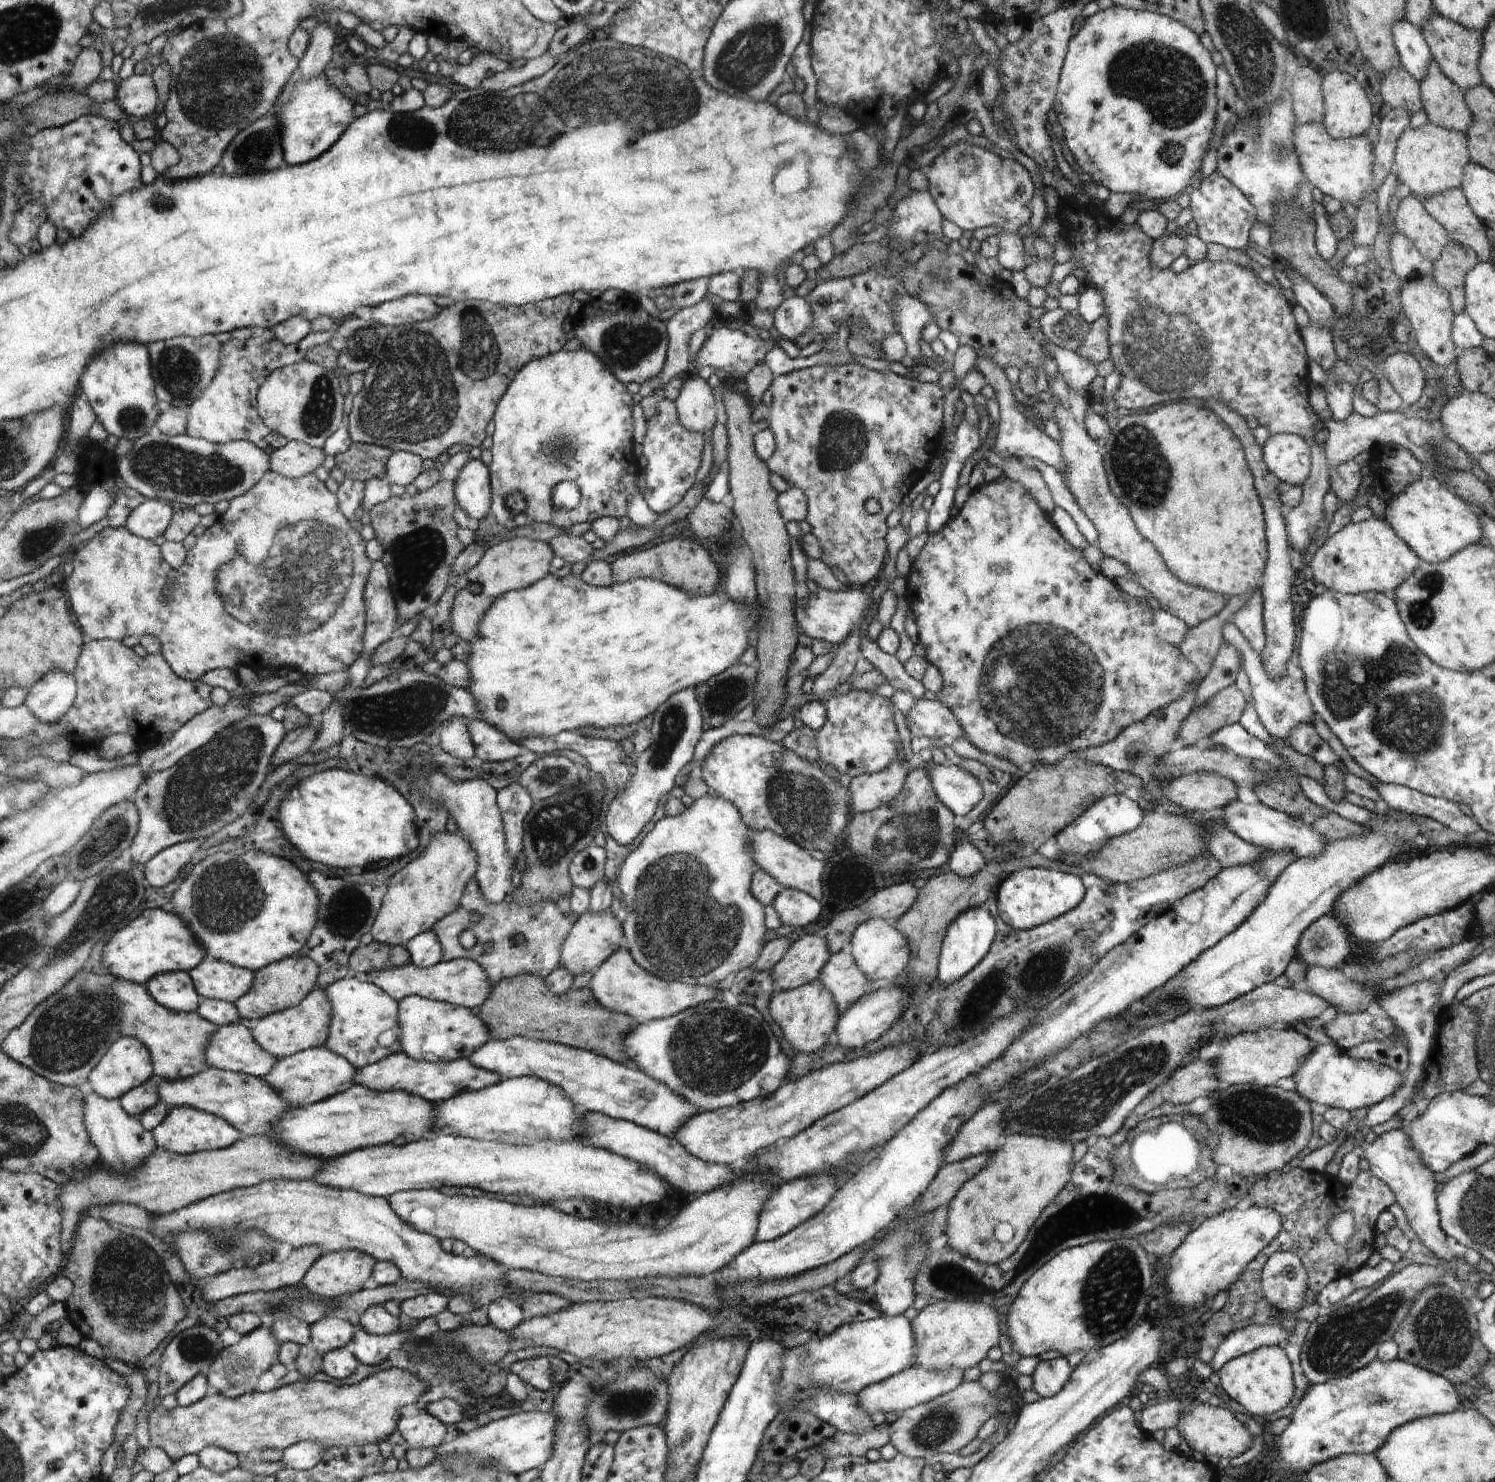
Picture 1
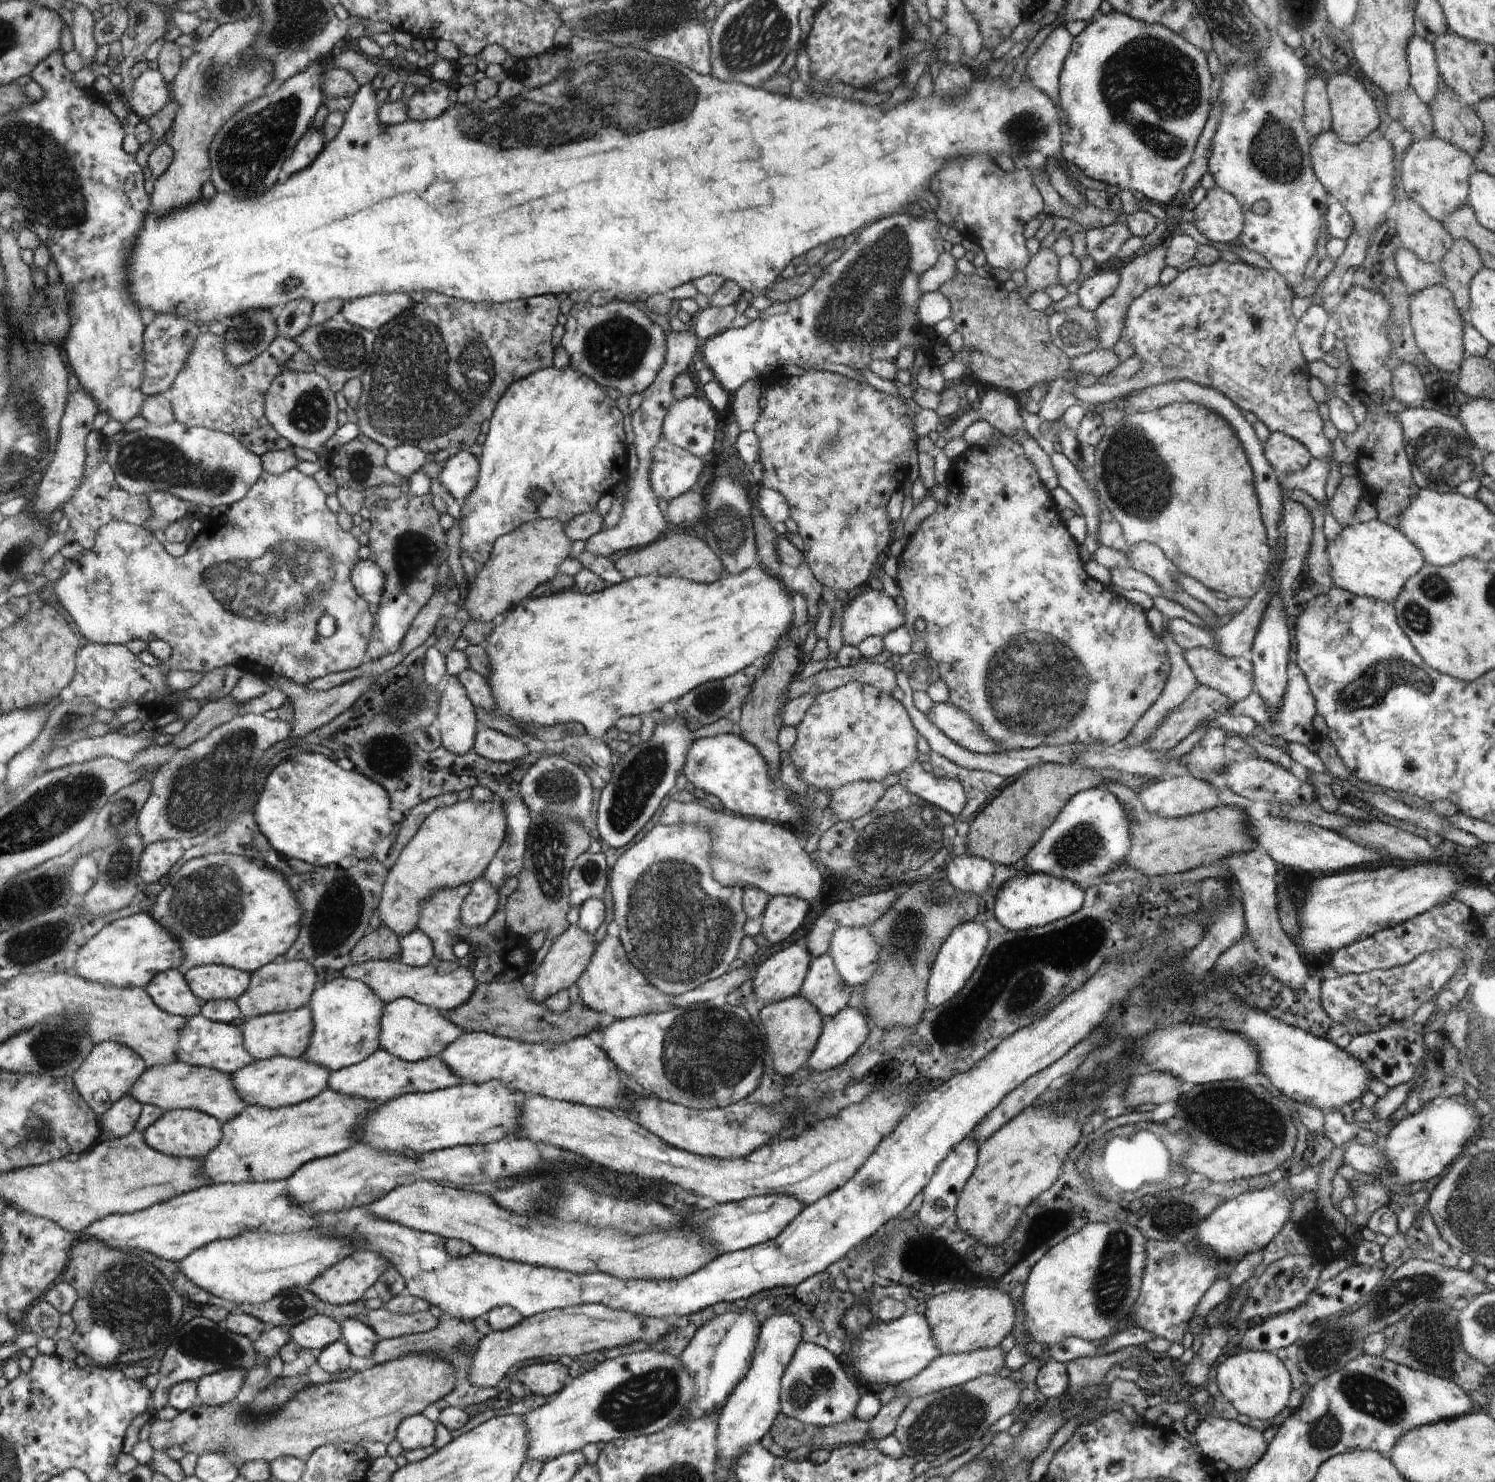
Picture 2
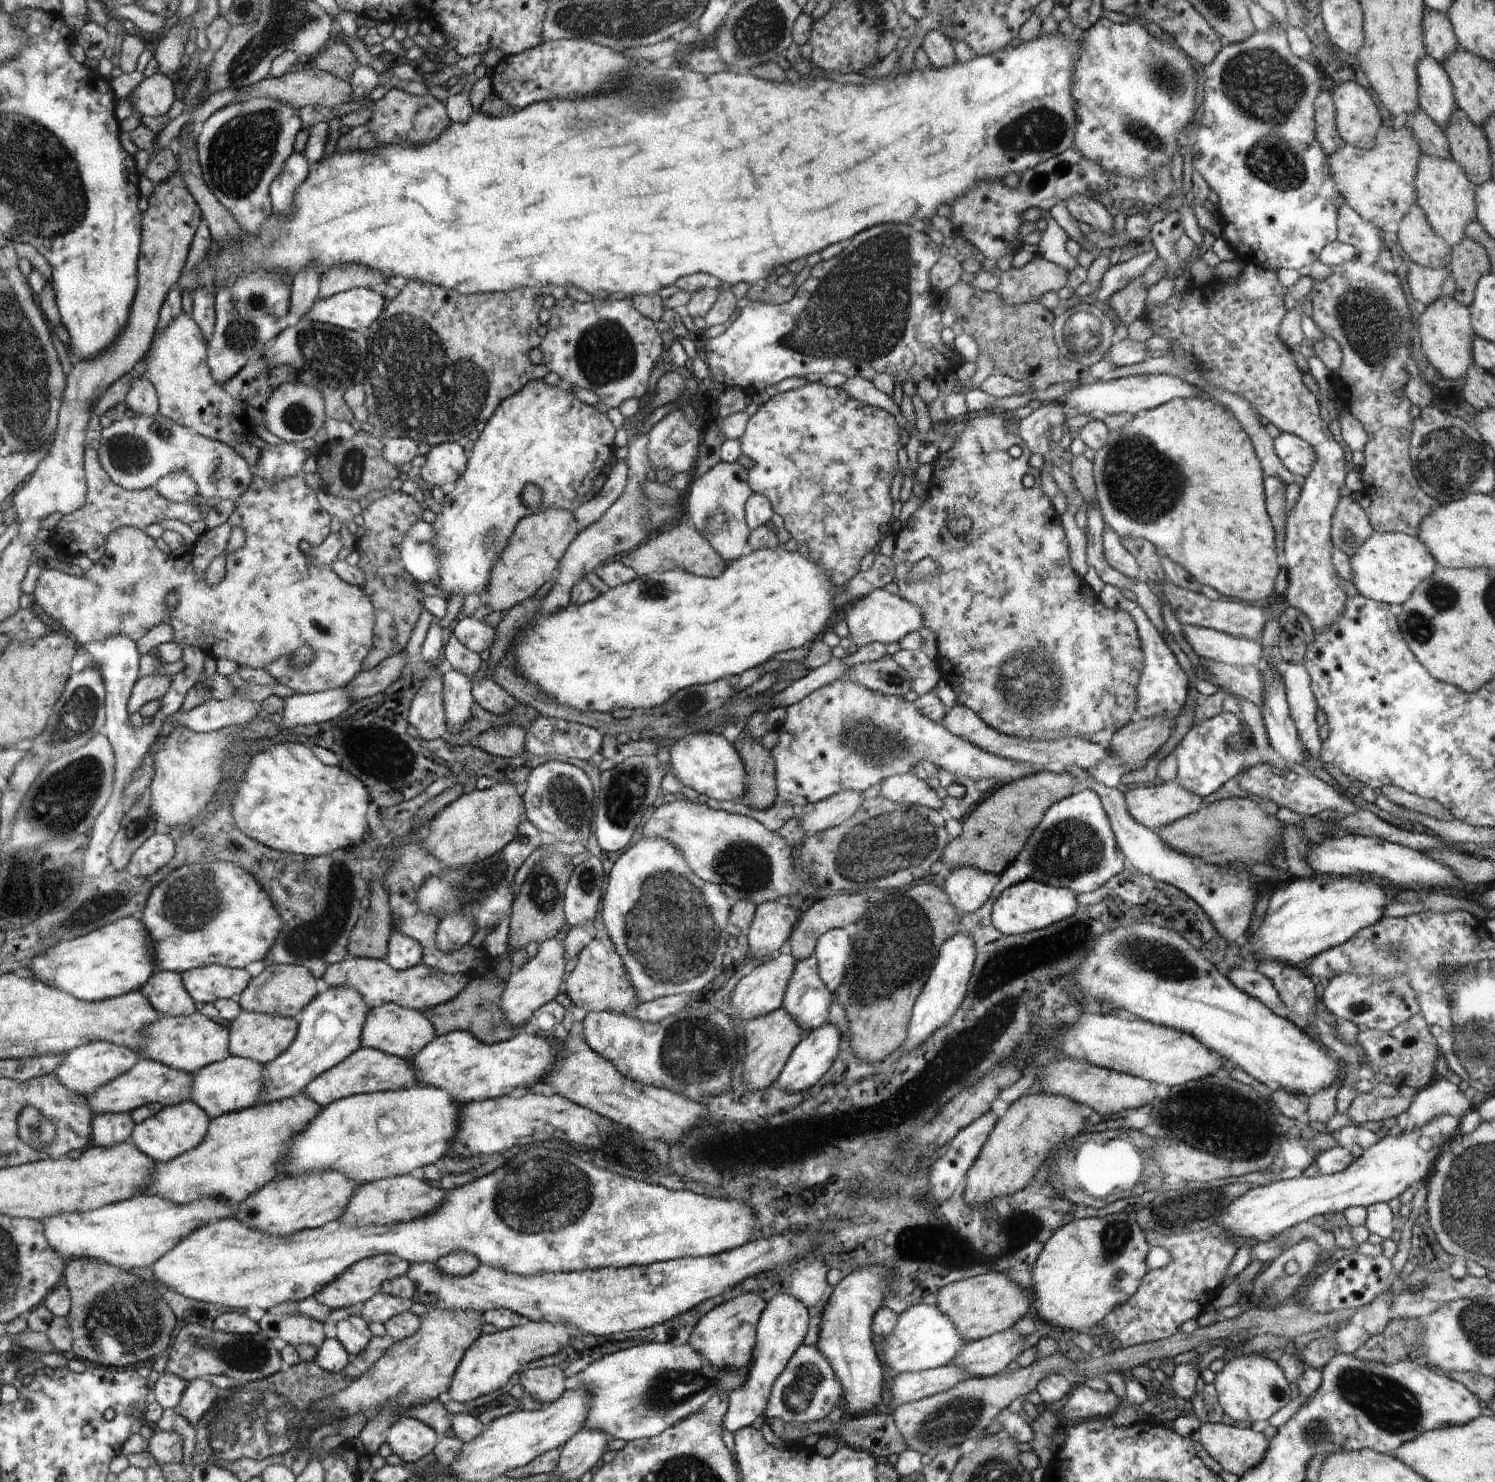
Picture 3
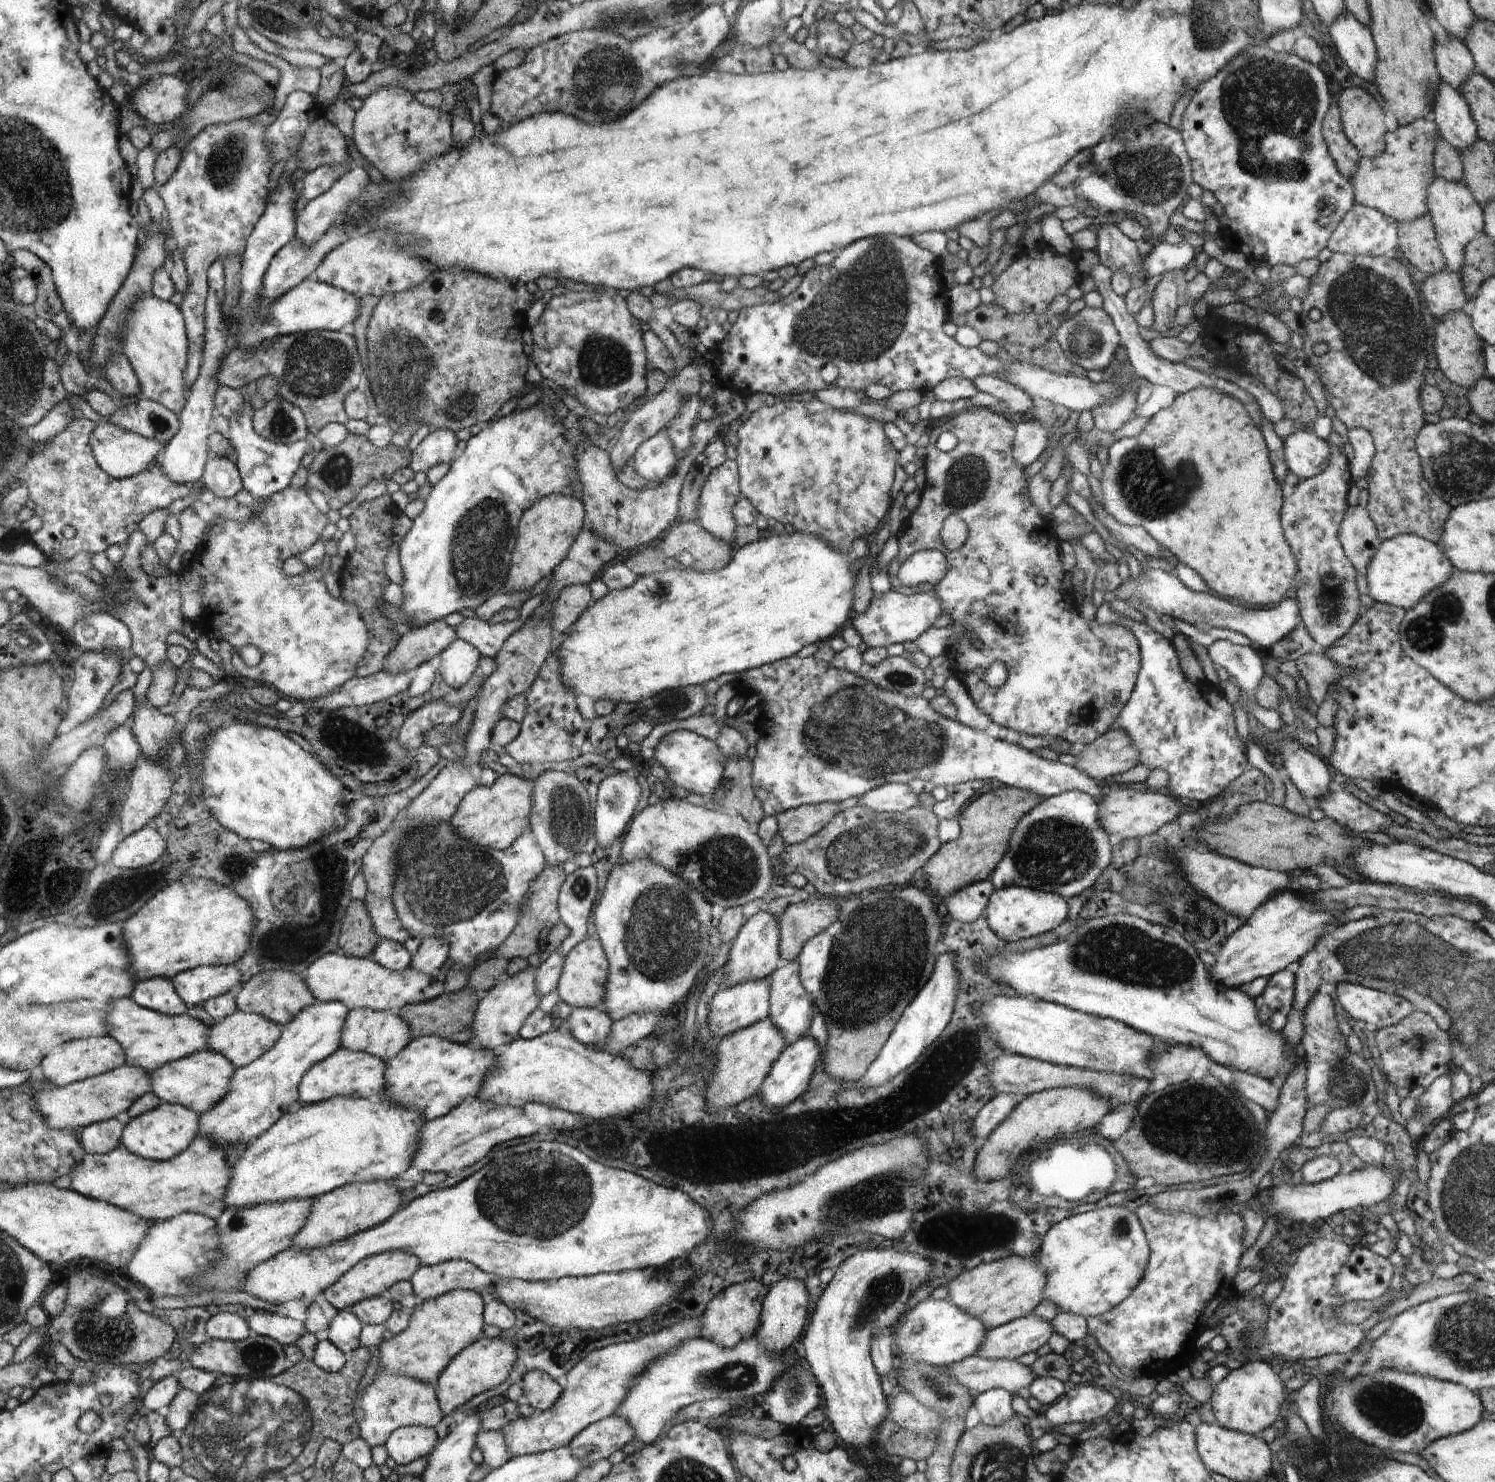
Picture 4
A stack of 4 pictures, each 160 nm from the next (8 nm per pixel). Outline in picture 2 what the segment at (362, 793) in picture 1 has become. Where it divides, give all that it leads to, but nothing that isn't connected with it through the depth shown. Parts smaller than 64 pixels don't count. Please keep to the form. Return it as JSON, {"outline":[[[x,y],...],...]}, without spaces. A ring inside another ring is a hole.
{"outline":[[[293,751],[293,756],[288,760],[284,760],[282,764],[279,764],[268,776],[268,780],[264,785],[264,789],[260,794],[258,803],[256,804],[255,811],[253,813],[256,820],[256,824],[260,826],[262,834],[268,836],[271,845],[282,854],[290,856],[290,858],[300,858],[300,860],[306,860],[310,864],[316,864],[316,866],[326,866],[326,864],[336,864],[344,858],[344,856],[354,856],[360,861],[369,860],[372,858],[372,852],[374,852],[374,845],[378,840],[388,838],[392,836],[394,822],[390,820],[388,812],[390,812],[390,797],[387,790],[378,782],[373,781],[370,777],[364,776],[363,773],[359,773],[355,769],[347,771],[342,769],[335,761],[328,759],[328,757],[316,754]]]}

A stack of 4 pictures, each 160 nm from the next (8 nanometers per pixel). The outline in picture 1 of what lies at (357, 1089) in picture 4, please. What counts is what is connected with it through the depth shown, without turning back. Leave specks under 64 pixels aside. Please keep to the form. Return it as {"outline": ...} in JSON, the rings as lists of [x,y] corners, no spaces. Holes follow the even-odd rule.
{"outline":[[[401,1052],[386,1056],[383,1060],[370,1064],[368,1067],[357,1069],[354,1085],[364,1086],[376,1092],[405,1091],[423,1097],[426,1101],[440,1103],[454,1099],[465,1091],[480,1091],[494,1087],[503,1079],[498,1073],[479,1068],[467,1058],[448,1063],[430,1063],[424,1060],[413,1060],[406,1053]]]}

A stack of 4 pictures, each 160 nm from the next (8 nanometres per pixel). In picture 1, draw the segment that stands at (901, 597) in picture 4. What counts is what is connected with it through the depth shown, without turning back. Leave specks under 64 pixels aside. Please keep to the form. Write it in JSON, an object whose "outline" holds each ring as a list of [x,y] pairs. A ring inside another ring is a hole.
{"outline":[[[853,587],[847,590],[830,591],[818,588],[816,594],[810,593],[804,600],[797,600],[797,630],[809,635],[812,639],[824,640],[833,645],[842,644],[848,634],[860,624],[860,620],[868,614],[874,617],[877,610],[874,605],[876,602],[871,593],[866,593],[861,589]]]}

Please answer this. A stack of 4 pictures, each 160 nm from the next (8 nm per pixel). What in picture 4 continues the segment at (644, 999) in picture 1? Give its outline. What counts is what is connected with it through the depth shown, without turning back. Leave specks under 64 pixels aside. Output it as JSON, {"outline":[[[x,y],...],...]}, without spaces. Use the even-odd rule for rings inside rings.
{"outline":[[[588,938],[583,943],[576,944],[565,956],[557,989],[561,1000],[573,1008],[595,1008],[595,1006],[600,1006],[602,1002],[605,1002],[608,982],[609,960],[607,952],[600,944],[600,940]]]}

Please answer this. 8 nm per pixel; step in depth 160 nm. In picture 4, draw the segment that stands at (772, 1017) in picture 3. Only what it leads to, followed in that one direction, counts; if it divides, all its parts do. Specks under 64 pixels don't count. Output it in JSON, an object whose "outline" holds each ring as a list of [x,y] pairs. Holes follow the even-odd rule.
{"outline":[[[768,1018],[744,1027],[742,1031],[725,1036],[716,1042],[717,1053],[713,1056],[716,1069],[708,1075],[708,1100],[711,1102],[711,1111],[719,1111],[740,1104],[743,1100],[751,1099],[759,1094],[764,1080],[766,1080],[773,1064],[782,1056],[788,1047],[785,1036]]]}

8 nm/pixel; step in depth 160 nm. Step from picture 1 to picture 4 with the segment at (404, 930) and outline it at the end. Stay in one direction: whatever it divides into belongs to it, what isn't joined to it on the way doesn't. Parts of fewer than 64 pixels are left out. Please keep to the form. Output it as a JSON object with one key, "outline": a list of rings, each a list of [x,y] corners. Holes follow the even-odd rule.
{"outline":[[[498,774],[491,787],[476,785],[460,801],[451,820],[451,827],[462,838],[476,845],[503,851],[511,846],[531,826],[534,786],[523,777]]]}

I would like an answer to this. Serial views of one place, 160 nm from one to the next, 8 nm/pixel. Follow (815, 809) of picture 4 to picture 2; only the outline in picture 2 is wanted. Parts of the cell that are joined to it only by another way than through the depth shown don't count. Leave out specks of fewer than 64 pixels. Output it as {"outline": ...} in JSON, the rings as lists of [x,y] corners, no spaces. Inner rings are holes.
{"outline":[[[854,781],[840,787],[836,792],[830,792],[832,796],[828,806],[832,807],[840,821],[853,821],[874,809],[876,803],[884,796],[886,789],[884,781]]]}

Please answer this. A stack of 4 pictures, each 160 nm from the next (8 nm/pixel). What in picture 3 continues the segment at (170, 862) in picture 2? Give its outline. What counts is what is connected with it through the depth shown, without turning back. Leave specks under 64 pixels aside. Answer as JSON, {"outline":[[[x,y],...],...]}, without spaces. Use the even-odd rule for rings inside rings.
{"outline":[[[156,833],[134,855],[133,861],[127,868],[128,872],[137,877],[146,877],[160,872],[168,866],[176,856],[176,840],[171,833]]]}

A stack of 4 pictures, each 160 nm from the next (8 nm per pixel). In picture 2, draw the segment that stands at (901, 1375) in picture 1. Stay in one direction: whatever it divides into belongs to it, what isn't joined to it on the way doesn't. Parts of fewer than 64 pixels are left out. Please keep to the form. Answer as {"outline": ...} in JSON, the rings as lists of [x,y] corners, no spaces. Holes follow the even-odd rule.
{"outline":[[[1000,1346],[971,1353],[938,1355],[920,1374],[894,1385],[897,1388],[897,1396],[904,1396],[908,1401],[911,1401],[922,1398],[931,1392],[959,1387],[980,1375],[998,1374],[998,1370],[1004,1366],[1004,1356],[1006,1355]]]}

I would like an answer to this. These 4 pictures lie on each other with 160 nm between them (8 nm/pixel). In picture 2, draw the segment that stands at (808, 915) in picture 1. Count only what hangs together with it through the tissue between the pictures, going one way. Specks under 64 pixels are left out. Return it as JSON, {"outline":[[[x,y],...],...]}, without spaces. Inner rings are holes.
{"outline":[[[774,895],[771,897],[763,912],[764,918],[762,918],[762,933],[768,938],[768,944],[776,944],[776,942],[786,940],[804,922],[808,910],[810,910],[810,904],[800,897],[786,895]]]}

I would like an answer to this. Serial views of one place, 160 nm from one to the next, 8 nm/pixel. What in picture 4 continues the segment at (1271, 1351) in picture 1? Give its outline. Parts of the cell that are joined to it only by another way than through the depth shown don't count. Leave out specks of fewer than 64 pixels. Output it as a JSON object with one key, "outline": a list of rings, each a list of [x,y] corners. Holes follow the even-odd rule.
{"outline":[[[1271,1360],[1245,1362],[1238,1369],[1232,1369],[1219,1383],[1214,1384],[1211,1406],[1221,1427],[1236,1432],[1255,1435],[1272,1425],[1282,1422],[1288,1400],[1283,1381],[1278,1377],[1277,1365]]]}

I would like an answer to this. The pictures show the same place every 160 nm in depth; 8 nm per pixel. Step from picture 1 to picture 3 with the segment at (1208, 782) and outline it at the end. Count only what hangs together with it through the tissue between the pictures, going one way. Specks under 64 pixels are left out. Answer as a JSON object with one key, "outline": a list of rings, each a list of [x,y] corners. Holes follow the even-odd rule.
{"outline":[[[1176,781],[1132,788],[1125,799],[1130,814],[1153,831],[1195,813],[1204,805],[1202,798]]]}

